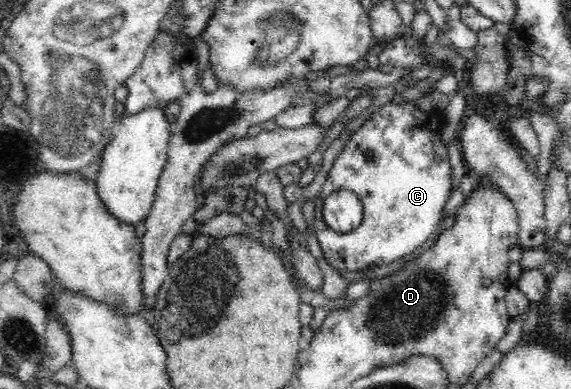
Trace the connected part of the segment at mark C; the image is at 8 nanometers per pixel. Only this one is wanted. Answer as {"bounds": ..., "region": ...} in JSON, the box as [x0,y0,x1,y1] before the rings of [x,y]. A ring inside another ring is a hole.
{"bounds":[315,102,452,272],"region":[[[388,102],[352,134],[351,139],[335,158],[320,196],[315,198],[315,231],[326,260],[337,270],[358,272],[374,266],[388,266],[403,256],[412,255],[420,248],[438,227],[442,210],[452,192],[452,169],[448,149],[442,142],[444,129],[443,111],[422,111],[414,102],[394,105]],[[370,152],[372,159],[365,156]],[[339,190],[349,190],[358,196],[363,205],[360,226],[350,232],[336,232],[323,219],[323,205],[326,198]]]}

